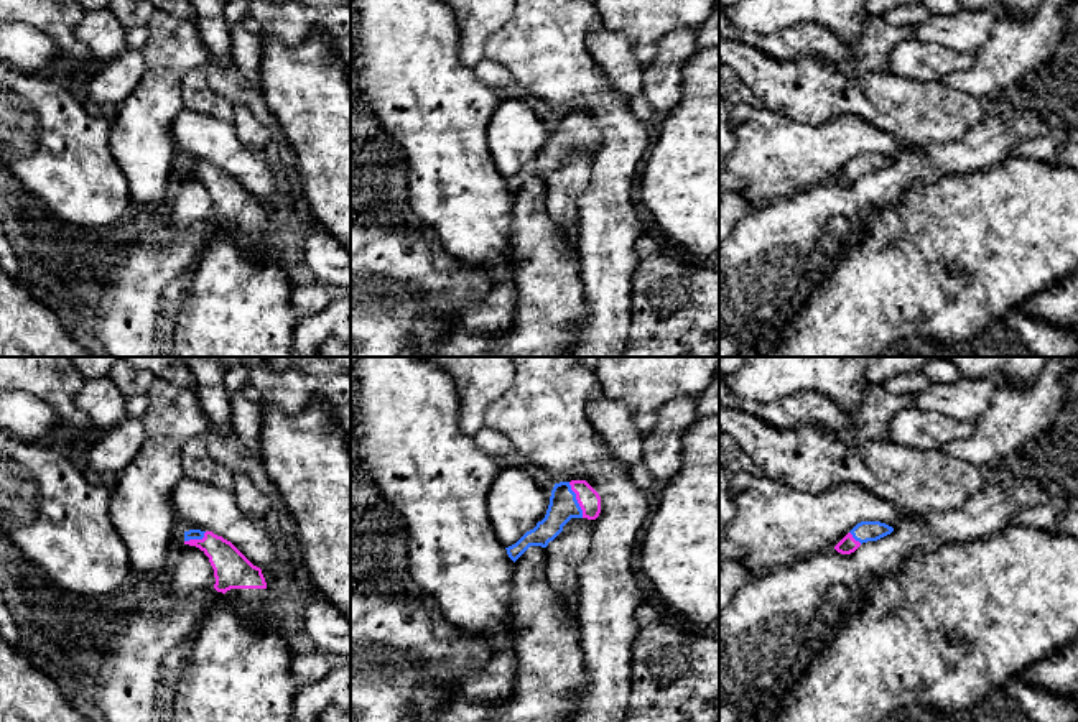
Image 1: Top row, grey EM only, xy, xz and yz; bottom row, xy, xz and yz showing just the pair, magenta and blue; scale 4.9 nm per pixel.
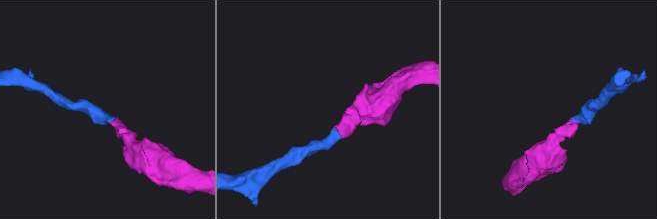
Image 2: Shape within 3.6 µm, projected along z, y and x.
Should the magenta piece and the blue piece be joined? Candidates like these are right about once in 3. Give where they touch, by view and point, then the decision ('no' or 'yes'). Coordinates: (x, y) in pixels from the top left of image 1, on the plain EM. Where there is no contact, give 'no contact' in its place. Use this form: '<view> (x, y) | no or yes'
xz (576, 130) | yes

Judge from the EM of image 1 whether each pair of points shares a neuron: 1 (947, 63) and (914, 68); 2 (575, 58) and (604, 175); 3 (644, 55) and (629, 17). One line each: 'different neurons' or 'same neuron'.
1: same neuron
2: same neuron
3: same neuron

